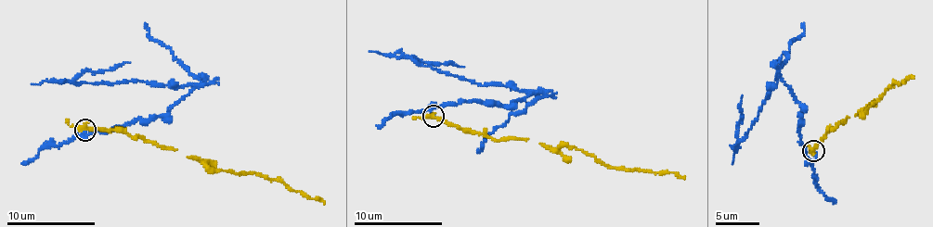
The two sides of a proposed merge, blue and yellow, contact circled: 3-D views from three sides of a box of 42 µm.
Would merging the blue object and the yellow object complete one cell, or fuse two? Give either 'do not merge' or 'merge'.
do not merge

